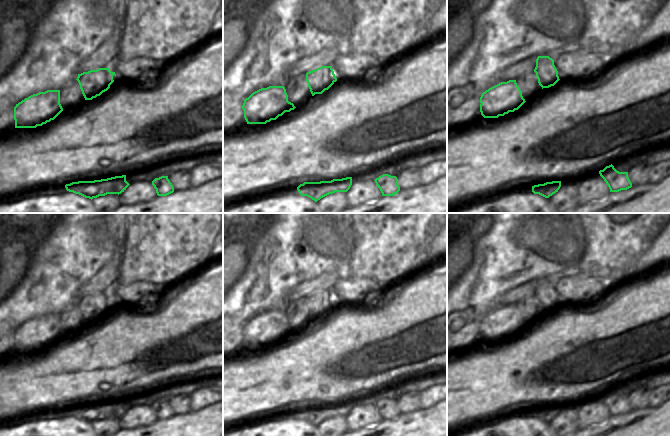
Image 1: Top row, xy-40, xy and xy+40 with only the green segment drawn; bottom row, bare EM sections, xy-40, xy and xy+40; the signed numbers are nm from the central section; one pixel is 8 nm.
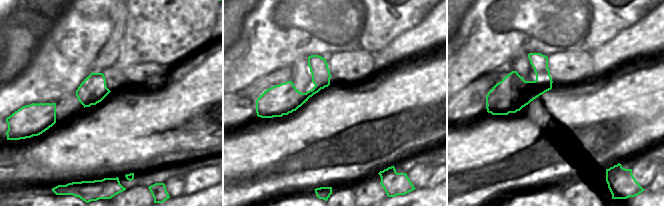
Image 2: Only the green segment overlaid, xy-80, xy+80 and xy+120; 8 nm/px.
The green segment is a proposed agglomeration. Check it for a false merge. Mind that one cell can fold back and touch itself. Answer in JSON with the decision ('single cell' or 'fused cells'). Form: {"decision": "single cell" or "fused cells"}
{"decision": "fused cells"}

